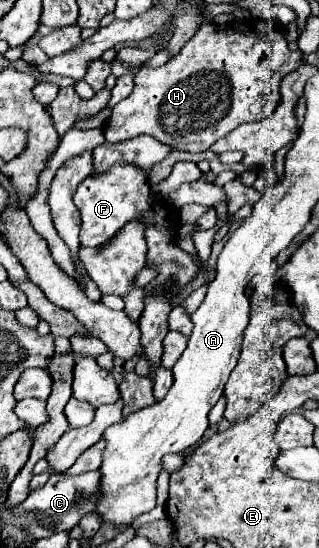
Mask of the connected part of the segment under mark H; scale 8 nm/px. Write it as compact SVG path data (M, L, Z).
M265 20L229 22L229 24L203 24L197 34L183 46L181 54L171 58L161 68L135 68L135 88L111 112L111 124L105 126L107 142L123 142L139 134L149 134L155 140L171 146L173 150L205 152L209 146L227 136L243 122L255 122L271 116L281 102L281 80L303 64L303 54L289 50L285 34L269 26Z

